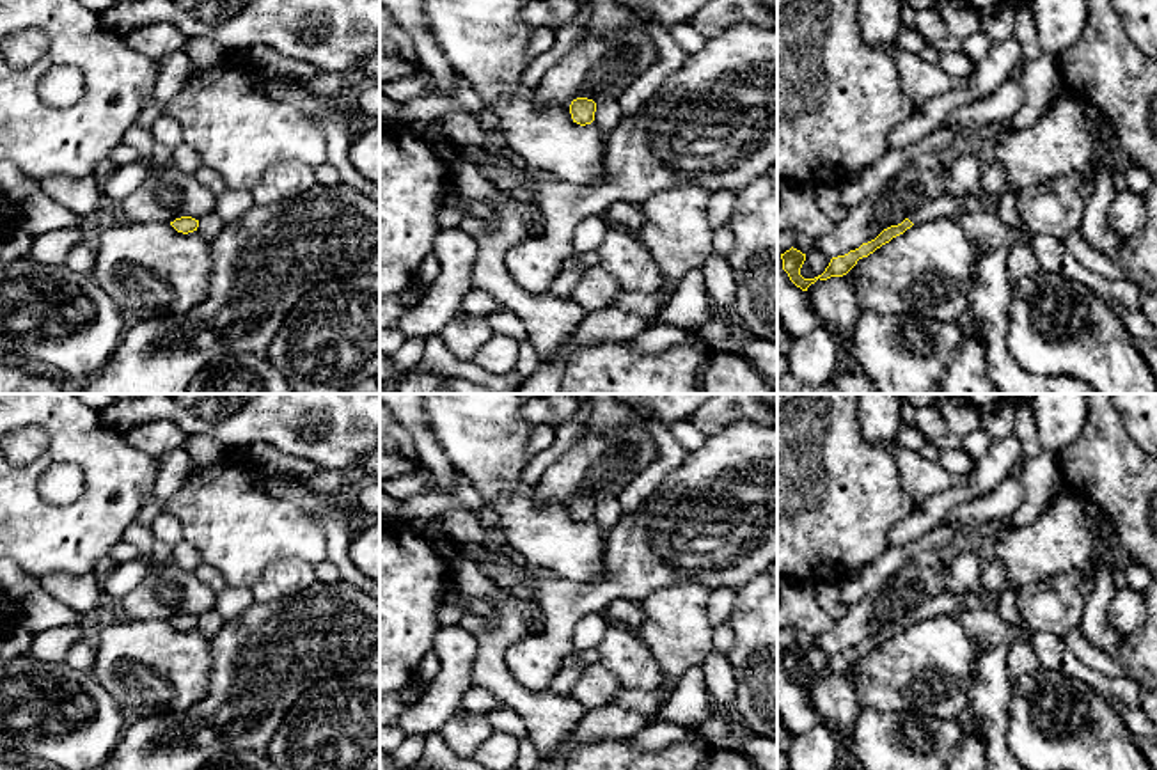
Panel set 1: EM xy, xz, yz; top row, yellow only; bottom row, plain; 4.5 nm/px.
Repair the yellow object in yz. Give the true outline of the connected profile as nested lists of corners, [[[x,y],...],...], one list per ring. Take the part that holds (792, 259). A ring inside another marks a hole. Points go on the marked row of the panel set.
[[[942,193],[939,199],[930,200],[912,211],[901,224],[891,225],[884,229],[875,240],[862,243],[859,248],[850,250],[845,255],[832,257],[825,271],[815,279],[804,279],[800,275],[800,268],[806,261],[806,254],[802,254],[797,248],[790,248],[784,254],[781,254],[783,259],[783,270],[788,273],[790,280],[800,287],[802,291],[807,291],[811,284],[815,284],[818,279],[827,280],[830,277],[843,277],[846,275],[859,259],[868,257],[882,245],[889,243],[893,238],[903,234],[907,229],[917,224],[932,222],[937,218],[958,218],[962,211],[967,208],[967,200],[962,197],[955,197],[951,193]]]

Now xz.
[[[577,98],[570,105],[573,122],[586,126],[594,121],[596,103],[587,98]]]

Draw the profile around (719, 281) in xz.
[[[713,252],[701,266],[701,270],[704,277],[704,287],[715,312],[729,312],[736,291],[736,282],[729,266],[729,259],[722,257],[719,252]]]

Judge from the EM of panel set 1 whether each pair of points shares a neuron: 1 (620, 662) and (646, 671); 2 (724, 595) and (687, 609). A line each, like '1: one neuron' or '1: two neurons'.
1: one neuron
2: two neurons

